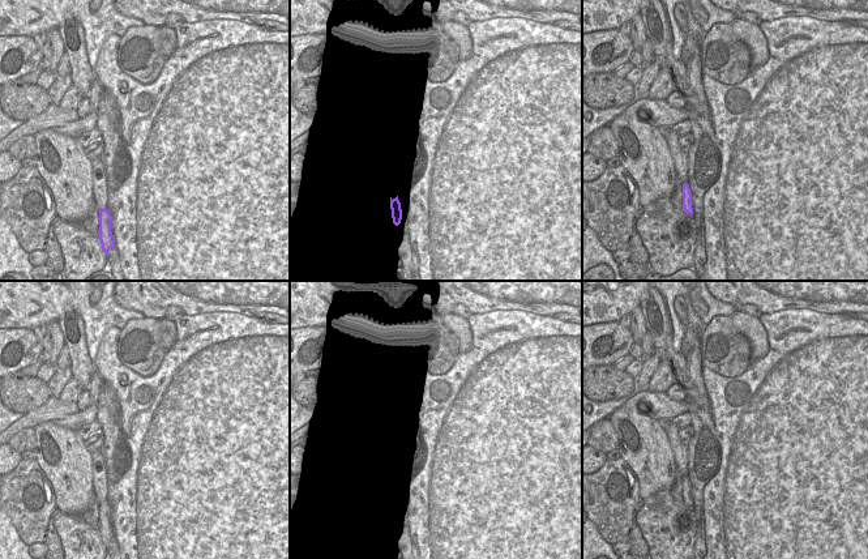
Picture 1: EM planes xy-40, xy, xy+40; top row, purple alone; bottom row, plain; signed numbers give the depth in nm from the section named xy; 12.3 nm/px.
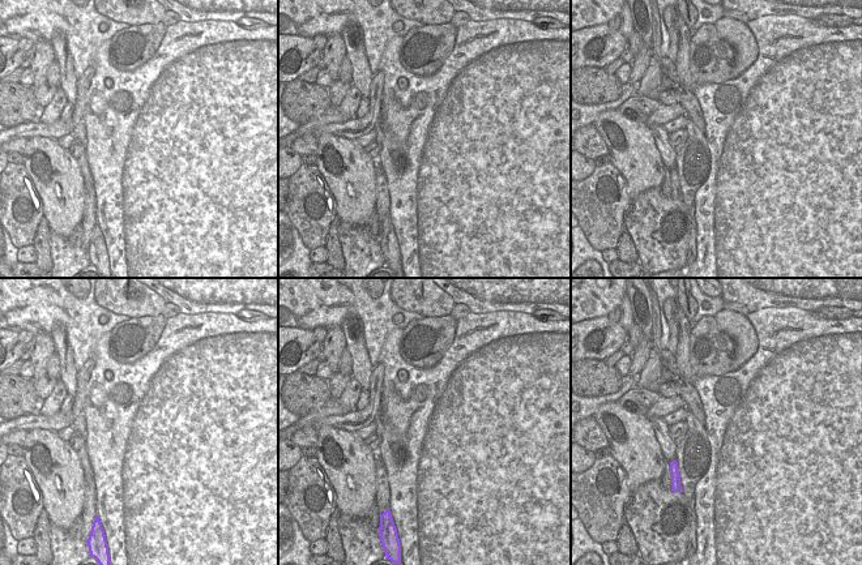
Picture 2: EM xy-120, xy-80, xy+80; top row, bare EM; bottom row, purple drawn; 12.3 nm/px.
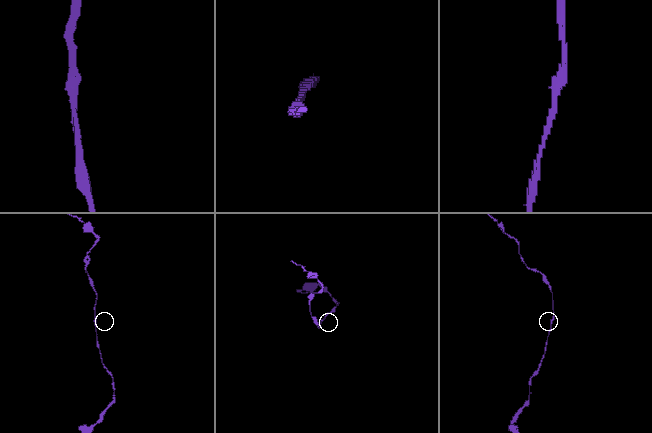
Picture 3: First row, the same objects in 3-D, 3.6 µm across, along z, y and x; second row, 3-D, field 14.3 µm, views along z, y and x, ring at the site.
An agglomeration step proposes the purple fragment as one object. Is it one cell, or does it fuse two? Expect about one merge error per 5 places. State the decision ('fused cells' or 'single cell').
single cell

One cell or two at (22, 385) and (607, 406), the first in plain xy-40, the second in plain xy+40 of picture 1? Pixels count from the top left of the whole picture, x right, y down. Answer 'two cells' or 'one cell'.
two cells

